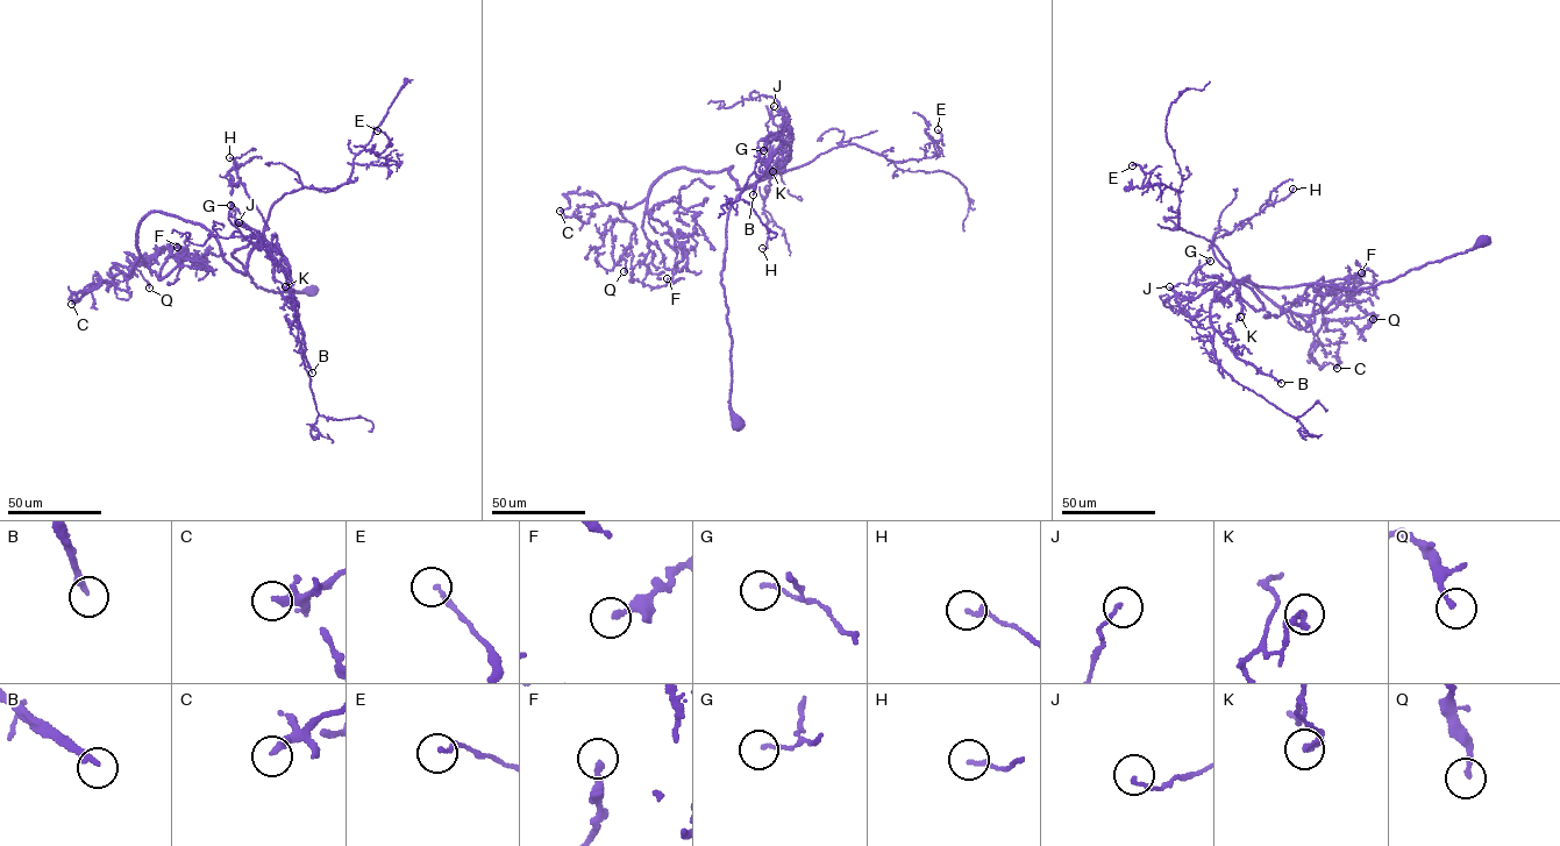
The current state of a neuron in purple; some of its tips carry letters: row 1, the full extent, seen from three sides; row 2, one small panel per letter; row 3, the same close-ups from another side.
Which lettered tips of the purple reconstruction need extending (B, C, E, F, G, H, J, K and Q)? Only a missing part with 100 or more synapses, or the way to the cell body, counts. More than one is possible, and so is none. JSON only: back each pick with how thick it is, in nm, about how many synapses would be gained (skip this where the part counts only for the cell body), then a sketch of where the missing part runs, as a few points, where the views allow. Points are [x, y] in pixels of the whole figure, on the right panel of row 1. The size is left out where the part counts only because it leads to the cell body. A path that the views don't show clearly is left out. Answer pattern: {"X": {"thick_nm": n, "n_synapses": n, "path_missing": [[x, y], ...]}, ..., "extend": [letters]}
{"B": {"thick_nm": 200, "n_synapses": 180, "path_missing": [[1281, 383], [1337, 389], [1354, 372], [1347, 343], [1348, 365], [1345, 375]]}, "extend": ["B"]}

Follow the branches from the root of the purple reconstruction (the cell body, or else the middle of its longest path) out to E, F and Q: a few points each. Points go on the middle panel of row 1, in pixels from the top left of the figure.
E: (738, 421), (720, 282), (729, 207), (839, 147), (932, 157), (938, 129)
F: (738, 421), (726, 218), (770, 176), (738, 190), (732, 166), (683, 168), (653, 184), (642, 282), (667, 278)
Q: (738, 421), (726, 218), (770, 176), (738, 190), (732, 166), (662, 176), (620, 211), (635, 226), (624, 271)

